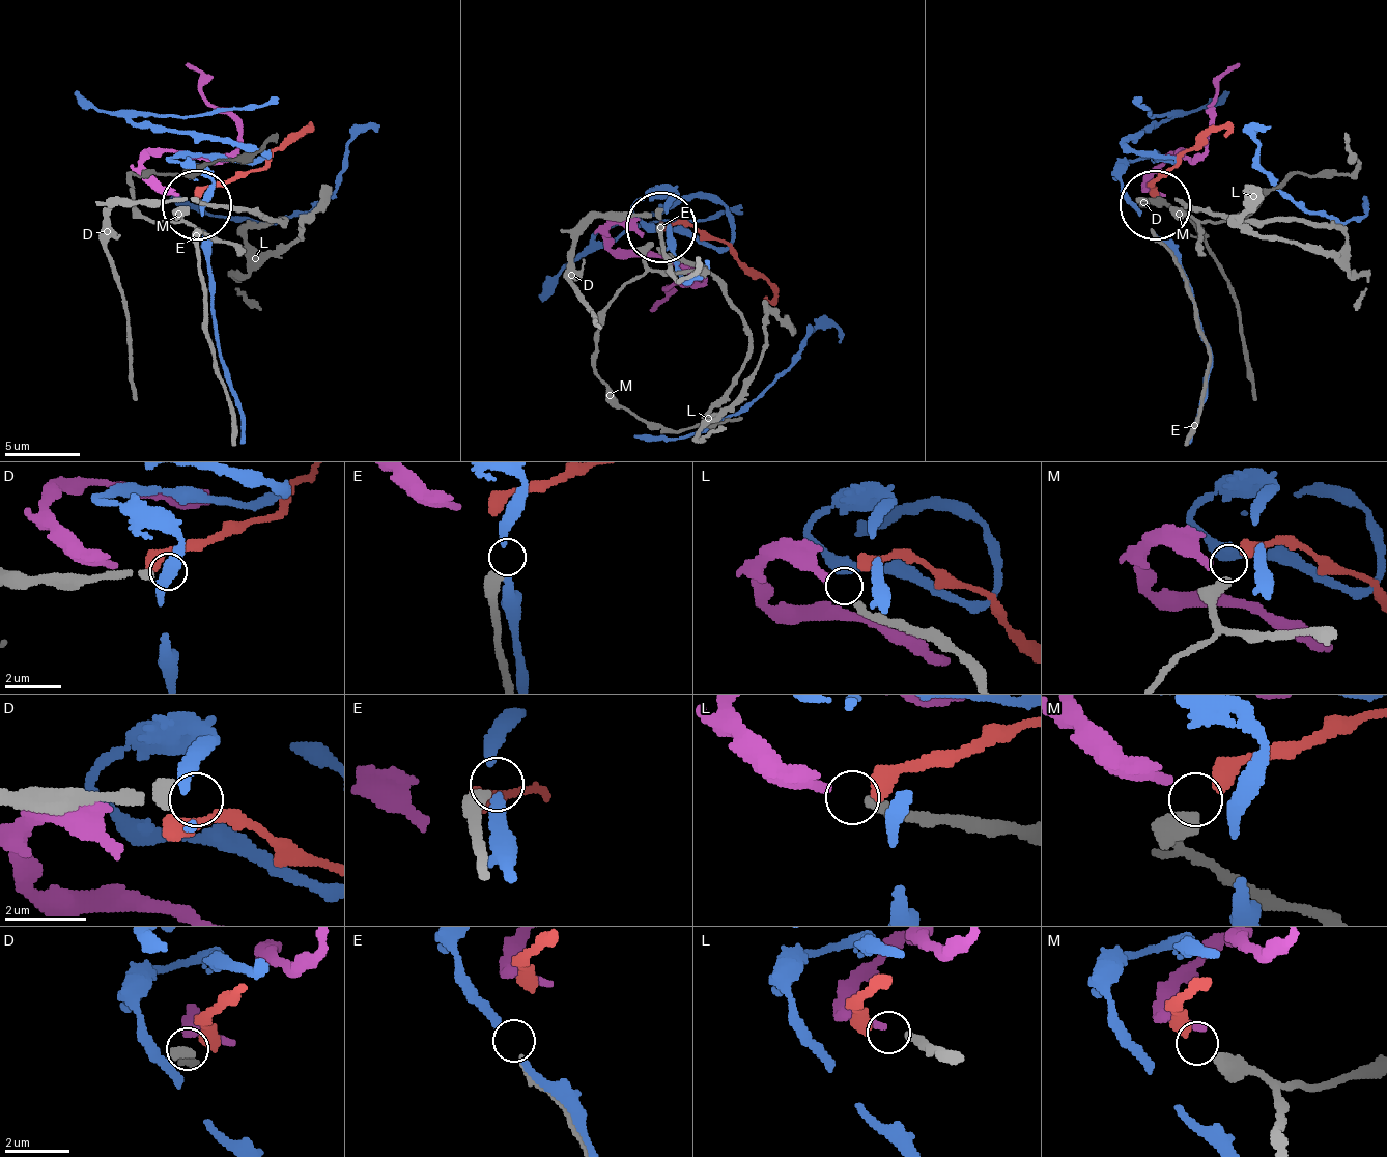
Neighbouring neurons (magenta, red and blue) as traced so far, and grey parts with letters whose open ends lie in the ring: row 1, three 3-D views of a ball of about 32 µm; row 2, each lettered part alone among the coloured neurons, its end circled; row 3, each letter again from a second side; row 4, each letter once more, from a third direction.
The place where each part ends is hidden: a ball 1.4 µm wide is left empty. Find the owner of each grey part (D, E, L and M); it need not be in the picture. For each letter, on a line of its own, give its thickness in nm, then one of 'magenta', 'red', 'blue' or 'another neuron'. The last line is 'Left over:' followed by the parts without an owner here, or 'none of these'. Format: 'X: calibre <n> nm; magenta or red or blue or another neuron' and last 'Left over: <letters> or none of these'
D: calibre 320 nm; another neuron
E: calibre 360 nm; another neuron
L: calibre 280 nm; magenta
M: calibre 400 nm; red
Left over: D, E

